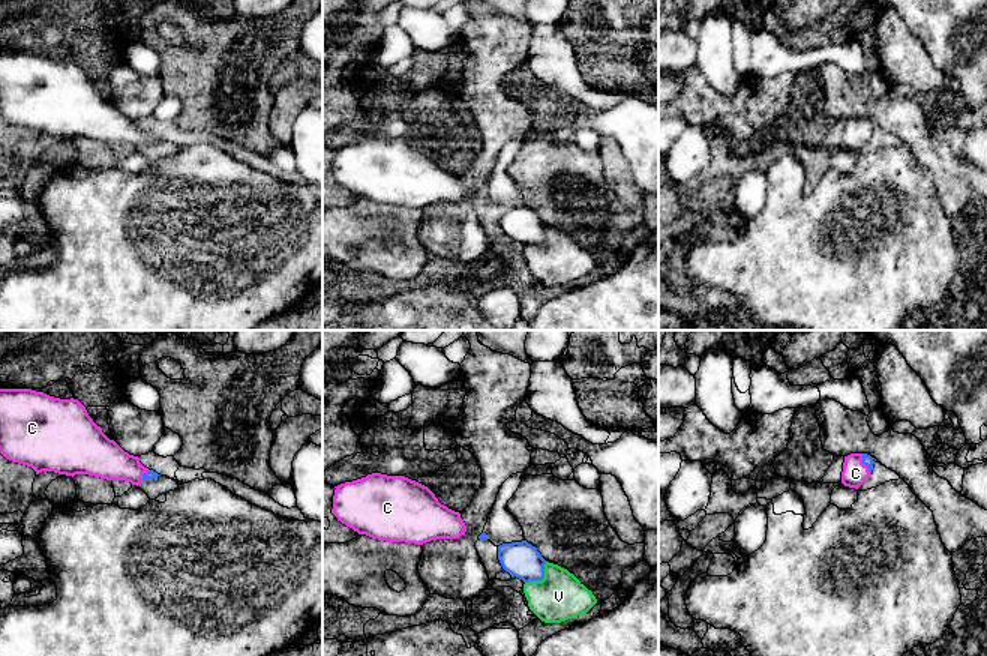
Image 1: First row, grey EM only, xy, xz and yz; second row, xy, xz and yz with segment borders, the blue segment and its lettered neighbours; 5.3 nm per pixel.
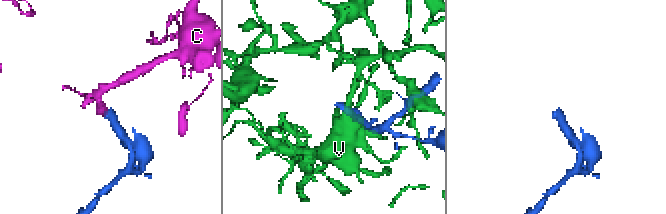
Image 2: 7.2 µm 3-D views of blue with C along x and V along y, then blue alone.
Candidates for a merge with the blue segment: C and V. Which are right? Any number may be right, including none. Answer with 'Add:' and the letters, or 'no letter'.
Add: C

